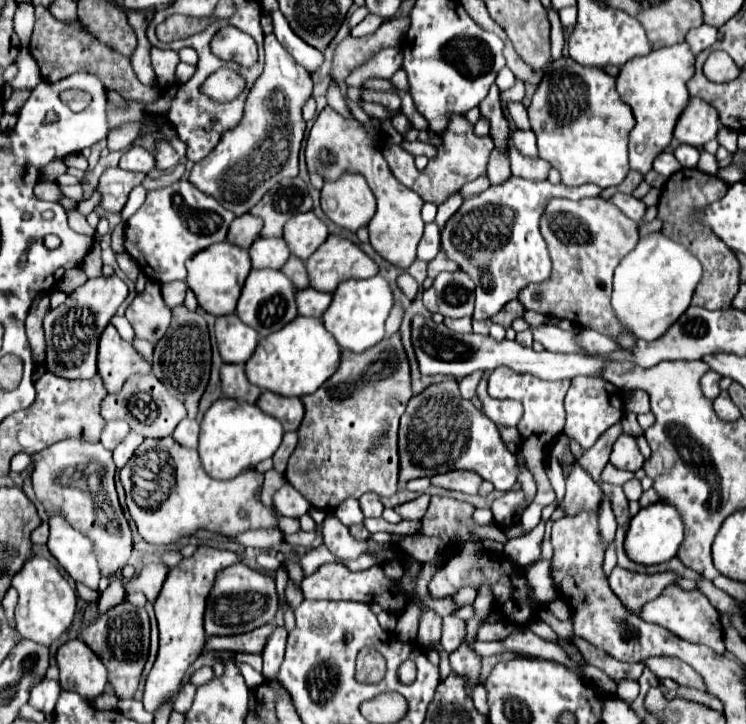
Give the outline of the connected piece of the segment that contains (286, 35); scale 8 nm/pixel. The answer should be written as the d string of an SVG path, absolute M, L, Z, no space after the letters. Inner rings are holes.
M271 11L271 19L273 19L273 33L279 39L279 43L293 55L293 59L299 65L303 65L305 69L309 69L310 73L313 73L323 63L323 53L307 45L301 37L295 35L281 11Z

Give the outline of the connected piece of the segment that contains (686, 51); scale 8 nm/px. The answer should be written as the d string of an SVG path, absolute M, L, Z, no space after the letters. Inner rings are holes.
M677 43L665 49L651 51L643 57L633 57L621 67L617 77L617 93L633 109L635 127L629 135L631 169L647 175L653 159L671 143L673 127L689 103L687 81L695 75L695 55L687 43Z

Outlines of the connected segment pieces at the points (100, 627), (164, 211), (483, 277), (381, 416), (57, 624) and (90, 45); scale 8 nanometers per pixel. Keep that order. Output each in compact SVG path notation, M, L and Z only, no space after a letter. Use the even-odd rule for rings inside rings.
M119 603L107 613L99 615L93 623L89 623L81 631L81 639L89 645L89 649L103 661L109 671L109 681L115 687L119 699L131 699L137 683L141 679L141 671L149 653L149 617L143 607L135 607L133 603Z
M179 179L173 185L147 191L145 203L125 225L125 249L149 279L157 279L157 283L185 281L187 259L209 245L223 241L233 219L235 215L223 209L211 195L201 193L189 181Z
M509 177L501 185L491 185L487 191L463 201L459 211L445 223L441 231L441 251L459 265L477 285L475 319L489 319L511 299L517 299L519 291L529 283L541 283L551 275L551 257L545 239L539 231L539 219L547 201L555 197L585 199L597 197L601 189L597 185L567 187L563 183L529 181L521 177Z
M399 333L363 353L343 351L335 375L315 393L301 397L305 419L297 431L299 445L289 457L285 479L317 509L335 509L347 497L359 499L367 491L379 497L395 495L397 427L411 395L409 359Z
M41 557L29 559L23 565L23 569L13 577L11 585L19 593L19 601L15 607L15 623L23 639L31 639L39 645L49 647L55 639L61 637L61 633L69 629L75 615L77 595L75 589L69 585L69 581L61 575L61 571L51 561Z
M43 5L35 7L35 17L37 17L37 21L35 21L35 29L33 29L29 47L31 47L33 59L39 63L39 69L41 69L41 75L45 81L55 83L55 81L61 81L61 79L73 75L75 71L91 71L91 73L101 75L107 89L117 91L127 101L153 103L157 97L161 97L159 87L155 87L155 85L147 87L137 81L129 57L121 55L113 47L109 47L109 45L101 43L97 37L93 37L79 19L75 19L73 23L59 21Z

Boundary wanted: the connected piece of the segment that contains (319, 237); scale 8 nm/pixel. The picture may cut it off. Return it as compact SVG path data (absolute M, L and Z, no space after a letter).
M313 211L295 215L295 219L287 221L287 227L283 231L283 239L289 243L291 253L299 255L303 261L319 249L327 235L327 225Z

